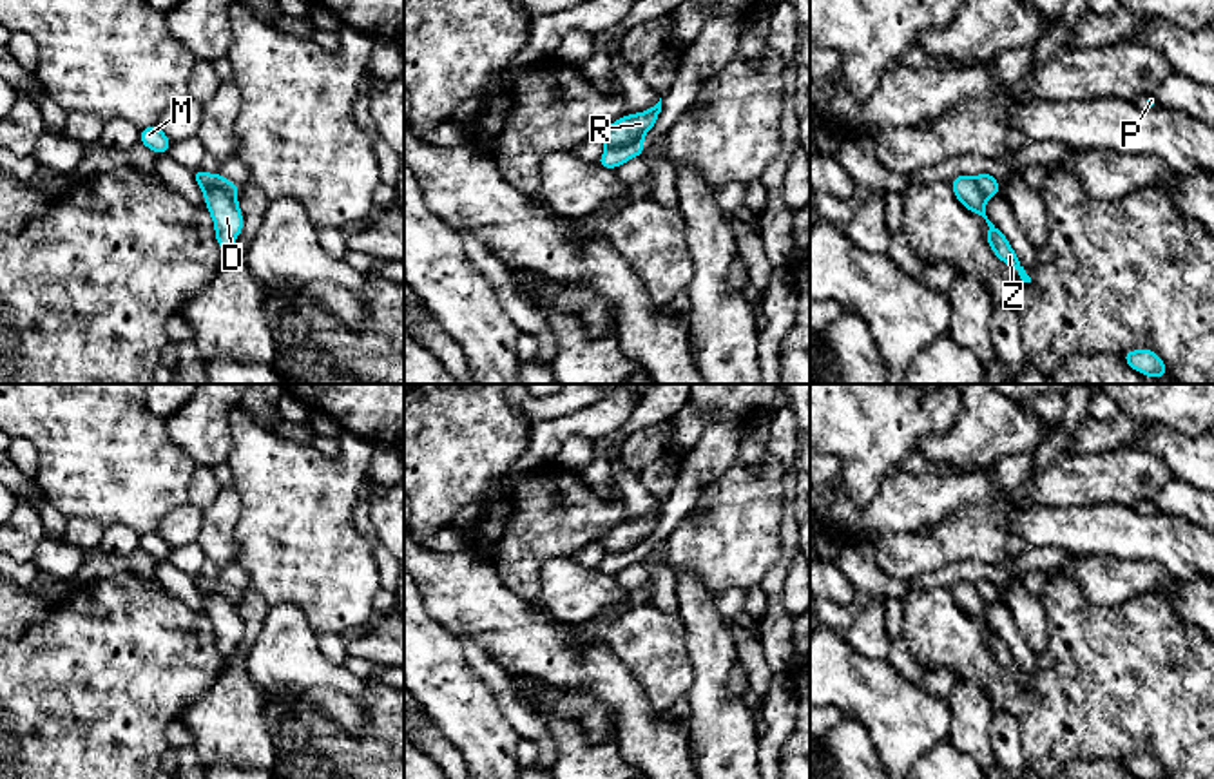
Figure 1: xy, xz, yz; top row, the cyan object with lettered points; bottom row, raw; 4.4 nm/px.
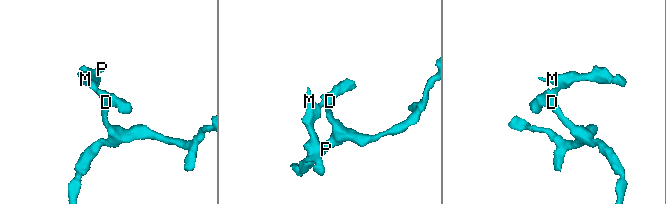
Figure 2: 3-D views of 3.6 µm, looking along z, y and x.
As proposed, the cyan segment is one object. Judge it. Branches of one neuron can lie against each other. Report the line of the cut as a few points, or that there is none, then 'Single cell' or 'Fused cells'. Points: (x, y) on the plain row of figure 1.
Split along xz (640, 546), (622, 553), (607, 553). Fused cells

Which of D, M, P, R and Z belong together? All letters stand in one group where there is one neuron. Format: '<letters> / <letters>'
D R Z / M P

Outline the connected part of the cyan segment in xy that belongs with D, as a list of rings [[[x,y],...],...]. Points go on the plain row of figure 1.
[[[217,592],[203,594],[203,600],[205,611],[214,625],[217,652],[228,659],[243,636],[243,620],[237,605]]]

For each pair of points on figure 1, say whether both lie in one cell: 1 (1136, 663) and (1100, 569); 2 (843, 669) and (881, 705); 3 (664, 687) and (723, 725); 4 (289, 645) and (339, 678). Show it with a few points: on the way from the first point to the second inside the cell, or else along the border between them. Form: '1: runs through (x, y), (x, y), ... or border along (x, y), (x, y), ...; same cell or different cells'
1: border along (1077, 582), (1104, 605), (1155, 593); different cells
2: runs through (852, 678), (872, 696); same cell
3: border along (689, 654), (693, 682), (684, 696); different cells
4: runs through (301, 658), (312, 669), (327, 673); same cell

